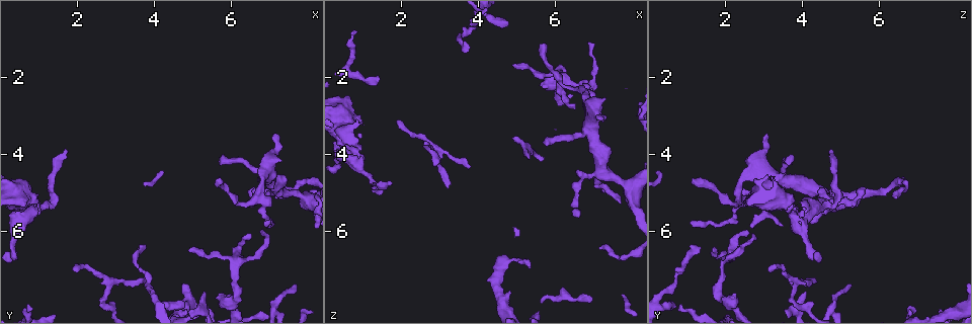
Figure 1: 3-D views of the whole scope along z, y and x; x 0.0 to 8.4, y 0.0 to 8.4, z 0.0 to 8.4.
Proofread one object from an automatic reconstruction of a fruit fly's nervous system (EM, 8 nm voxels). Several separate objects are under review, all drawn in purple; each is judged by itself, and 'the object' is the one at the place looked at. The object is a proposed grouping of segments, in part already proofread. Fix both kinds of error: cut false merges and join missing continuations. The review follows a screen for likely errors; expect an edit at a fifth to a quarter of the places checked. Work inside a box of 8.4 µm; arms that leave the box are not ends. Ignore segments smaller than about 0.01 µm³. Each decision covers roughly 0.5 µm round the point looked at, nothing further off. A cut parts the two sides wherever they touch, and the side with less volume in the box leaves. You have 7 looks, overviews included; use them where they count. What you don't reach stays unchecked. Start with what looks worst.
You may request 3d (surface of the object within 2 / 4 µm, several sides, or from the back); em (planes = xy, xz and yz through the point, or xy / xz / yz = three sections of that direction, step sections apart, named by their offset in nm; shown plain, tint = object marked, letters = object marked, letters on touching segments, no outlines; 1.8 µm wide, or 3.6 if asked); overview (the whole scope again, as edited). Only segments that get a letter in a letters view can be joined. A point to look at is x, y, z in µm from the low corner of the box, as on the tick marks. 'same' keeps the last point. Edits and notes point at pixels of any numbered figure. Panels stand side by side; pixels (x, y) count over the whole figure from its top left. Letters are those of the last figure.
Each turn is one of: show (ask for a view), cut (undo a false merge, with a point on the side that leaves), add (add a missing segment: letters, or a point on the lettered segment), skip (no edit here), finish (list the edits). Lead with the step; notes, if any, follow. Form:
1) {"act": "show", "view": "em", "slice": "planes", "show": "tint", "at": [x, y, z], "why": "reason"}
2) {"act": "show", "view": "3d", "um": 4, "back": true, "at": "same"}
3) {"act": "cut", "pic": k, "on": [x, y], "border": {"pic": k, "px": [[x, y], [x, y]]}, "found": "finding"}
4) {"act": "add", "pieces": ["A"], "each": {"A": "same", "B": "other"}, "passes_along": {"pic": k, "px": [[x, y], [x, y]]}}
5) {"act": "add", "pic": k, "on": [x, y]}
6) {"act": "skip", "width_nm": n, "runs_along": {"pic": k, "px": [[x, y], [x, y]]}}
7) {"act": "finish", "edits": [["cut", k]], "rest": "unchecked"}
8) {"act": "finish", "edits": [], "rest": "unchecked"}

{"act": "show", "view": "em", "slice": "yz", "step": 16, "show": "tint", "at": [6.25, 6.70, 2.00], "why": "abrupt turn"}

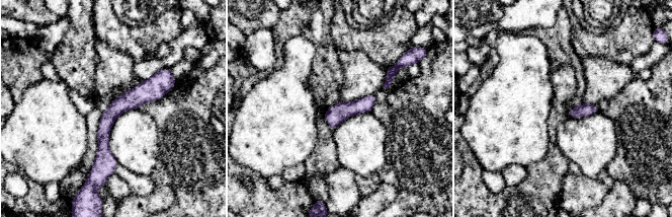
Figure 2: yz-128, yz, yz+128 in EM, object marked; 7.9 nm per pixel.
{"act": "show", "view": "em", "slice": "planes", "show": "letters", "at": "same"}

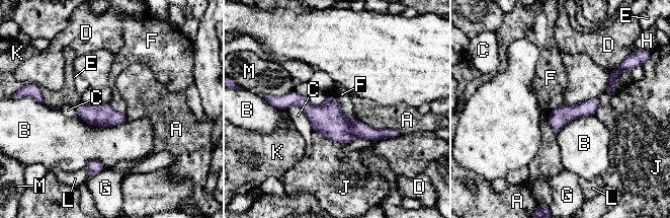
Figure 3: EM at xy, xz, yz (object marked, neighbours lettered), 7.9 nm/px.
{"act": "skip", "width_nm": 150, "each": {"A": "other", "B": "other", "C": "other", "D": "other", "E": "other", "F": "other", "G": "other", "H": "other", "J": "other", "K": "other", "L": "other", "M": "other"}, "border": {"pic": 3, "px": [[327, 94], [346, 118], [356, 119]]}, "found": "continuous, no second neuron"}

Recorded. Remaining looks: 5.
{"act": "show", "view": "em", "slice": "planes", "show": "tint", "at": [2.80, 7.45, 3.80], "why": "sharp bend"}

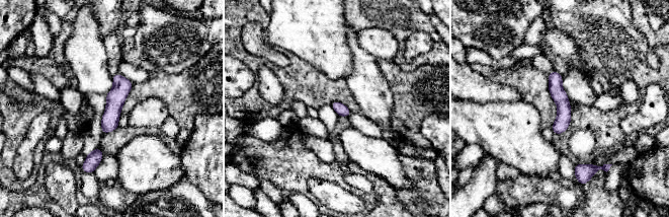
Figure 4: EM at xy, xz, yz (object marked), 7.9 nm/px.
{"act": "show", "view": "em", "slice": "planes", "show": "letters", "at": "same", "why": "what lies round it"}

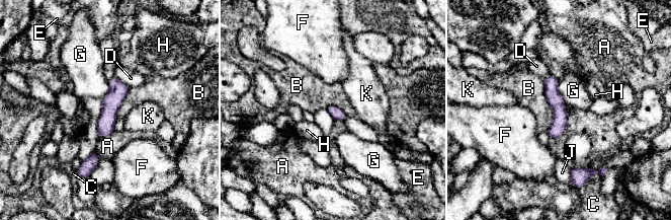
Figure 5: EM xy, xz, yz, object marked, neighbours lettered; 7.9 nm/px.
{"act": "skip", "each": {"A": "other", "B": "other", "C": "other", "D": "other", "E": "other", "F": "other", "G": "other", "H": "other", "J": "other", "K": "other"}, "runs_along": {"pic": 5, "px": [[549, 78], [558, 104], [556, 135]]}, "found": "continuous, no second neuron"}

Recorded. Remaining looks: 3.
{"act": "show", "view": "3d", "um": 2, "at": [1.70, 3.90, 4.75]}

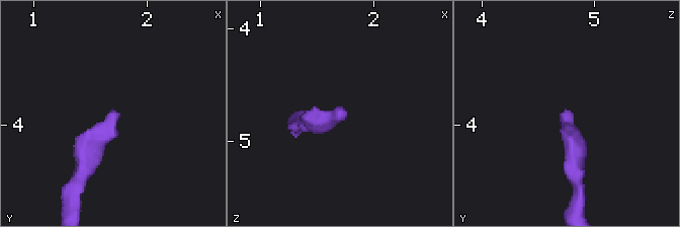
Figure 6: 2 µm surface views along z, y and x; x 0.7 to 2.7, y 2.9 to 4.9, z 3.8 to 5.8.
{"act": "show", "view": "em", "slice": "planes", "show": "plain", "at": [1.70, 3.86, 4.72], "why": "need the tissue"}

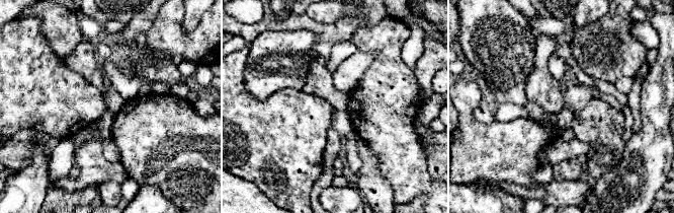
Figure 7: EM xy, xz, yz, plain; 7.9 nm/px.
{"act": "show", "view": "em", "slice": "planes", "show": "letters", "at": "same", "why": "what lies round it"}

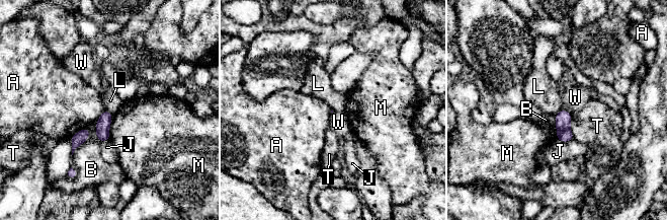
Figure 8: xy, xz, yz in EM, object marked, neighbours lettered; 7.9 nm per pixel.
{"act": "skip", "each": {"A": "other", "B": "other", "J": "other", "L": "other", "M": "other", "T": "other", "W": "other"}, "found": "none of them fits"}

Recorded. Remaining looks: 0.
{"act": "finish", "edits": [], "rest": "unchecked"}

